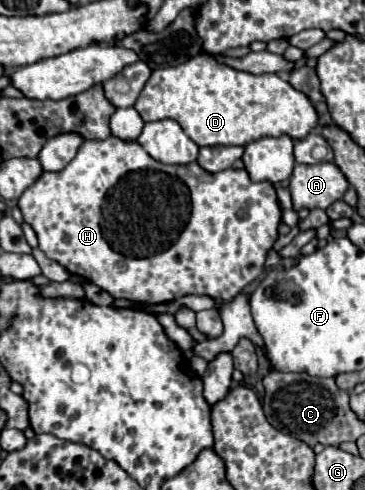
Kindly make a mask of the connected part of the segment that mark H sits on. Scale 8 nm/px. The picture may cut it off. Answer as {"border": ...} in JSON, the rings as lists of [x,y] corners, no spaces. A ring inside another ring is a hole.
{"border":[[[109,136],[107,140],[85,140],[77,152],[77,156],[67,164],[65,170],[61,172],[43,172],[39,180],[35,180],[19,198],[17,202],[25,222],[35,230],[39,238],[39,248],[41,252],[59,262],[67,272],[77,274],[85,278],[87,282],[107,290],[113,298],[125,298],[125,300],[135,300],[135,302],[169,302],[187,294],[207,294],[217,298],[217,302],[229,302],[235,294],[239,294],[249,282],[253,282],[261,270],[263,262],[267,258],[267,252],[273,248],[273,242],[277,240],[277,226],[281,222],[281,208],[277,202],[277,194],[269,182],[251,182],[249,174],[245,170],[223,170],[217,174],[203,172],[199,164],[191,162],[185,166],[171,166],[171,164],[161,164],[157,160],[151,160],[147,152],[137,142],[125,142],[121,138]],[[117,186],[117,196],[109,196],[109,190]],[[239,210],[245,212],[245,218],[239,218]]]}

